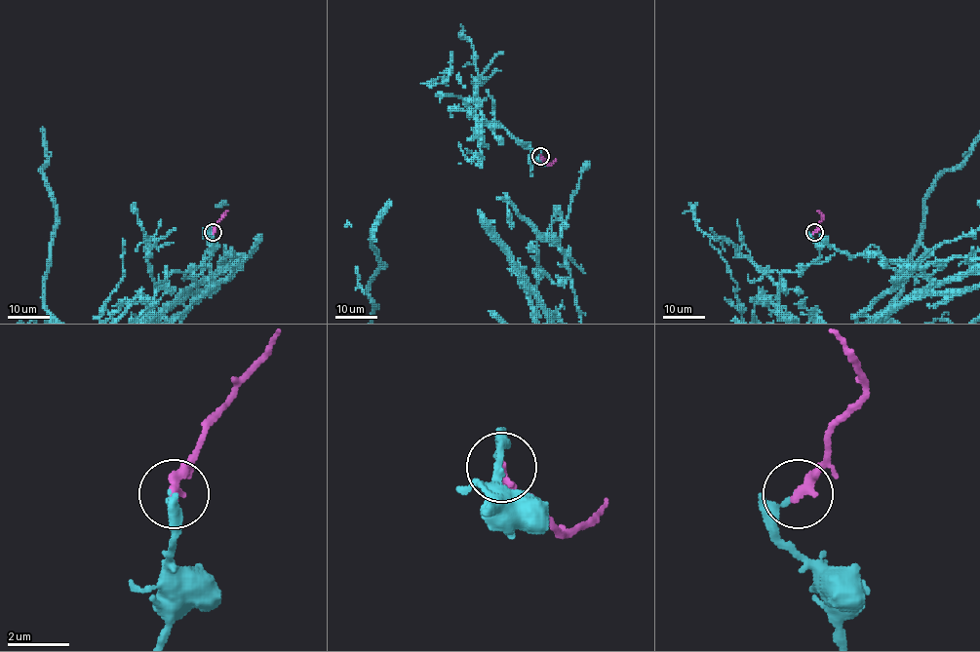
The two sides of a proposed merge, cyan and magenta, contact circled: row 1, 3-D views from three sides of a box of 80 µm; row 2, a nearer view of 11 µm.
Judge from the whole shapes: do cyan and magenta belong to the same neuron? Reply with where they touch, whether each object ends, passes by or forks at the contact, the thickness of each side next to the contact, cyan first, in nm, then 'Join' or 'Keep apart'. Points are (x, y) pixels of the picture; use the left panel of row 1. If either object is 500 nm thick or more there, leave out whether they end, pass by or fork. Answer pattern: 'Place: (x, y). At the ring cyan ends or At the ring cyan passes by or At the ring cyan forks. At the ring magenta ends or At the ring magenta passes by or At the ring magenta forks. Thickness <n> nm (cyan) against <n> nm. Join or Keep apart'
Place: (213, 232). At the ring cyan ends. At the ring magenta ends. Thickness 160 nm (cyan) against 320 nm. Keep apart

